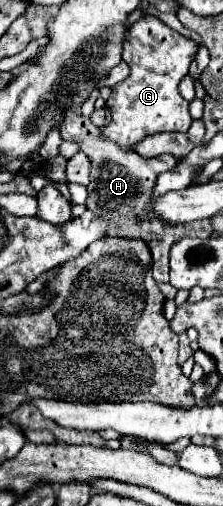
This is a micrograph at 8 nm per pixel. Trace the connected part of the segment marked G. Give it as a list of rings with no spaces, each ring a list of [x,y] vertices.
[[[143,17],[137,23],[131,25],[131,33],[127,33],[123,61],[131,67],[131,75],[113,87],[111,97],[107,99],[107,109],[111,111],[111,123],[101,129],[101,135],[113,143],[119,145],[123,151],[133,151],[133,147],[143,141],[145,137],[159,133],[159,131],[187,131],[191,127],[191,115],[189,115],[189,103],[179,95],[177,85],[187,75],[189,63],[193,61],[193,55],[197,51],[195,41],[179,35],[177,31],[169,29],[163,21],[157,17]]]

